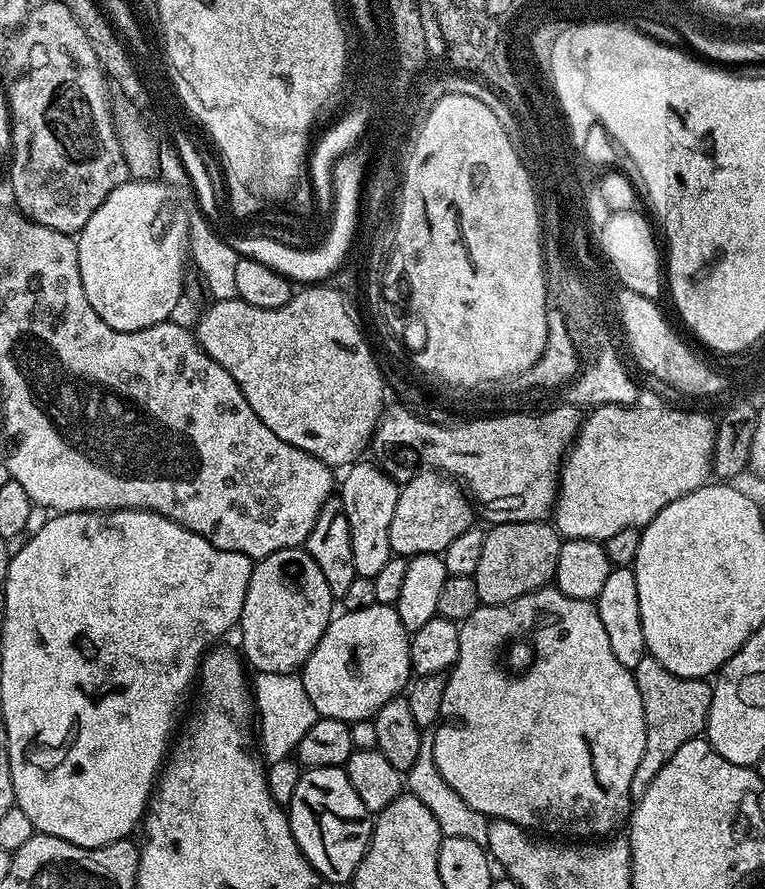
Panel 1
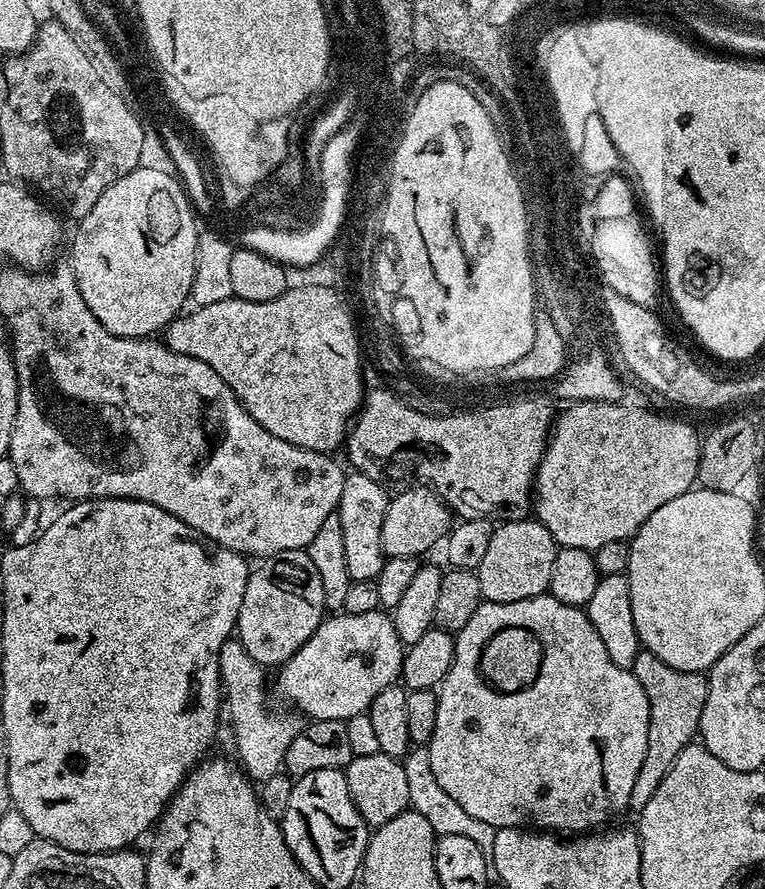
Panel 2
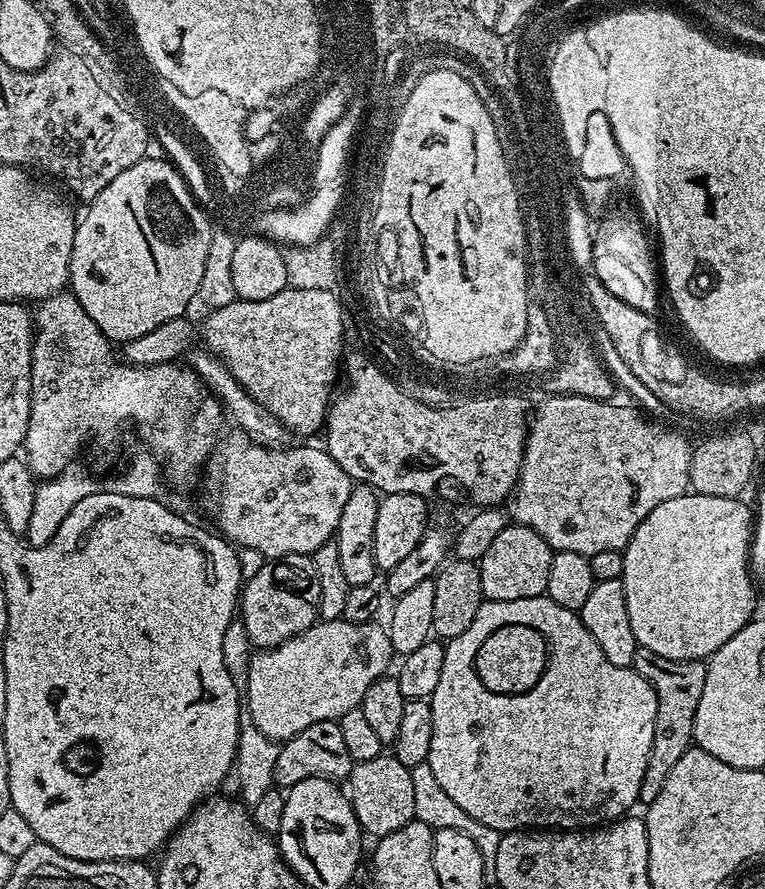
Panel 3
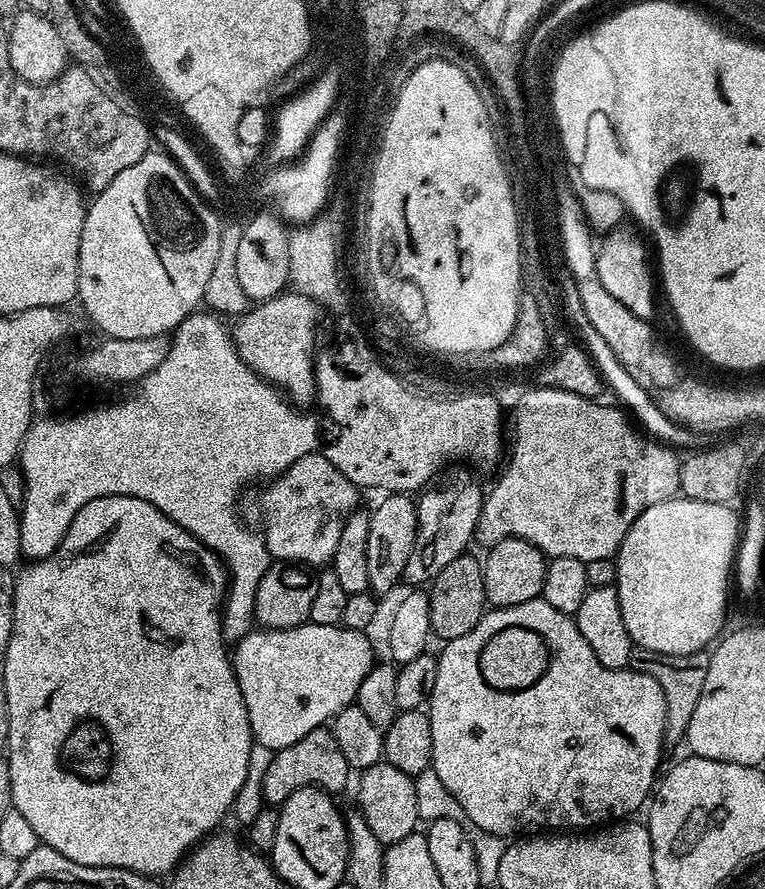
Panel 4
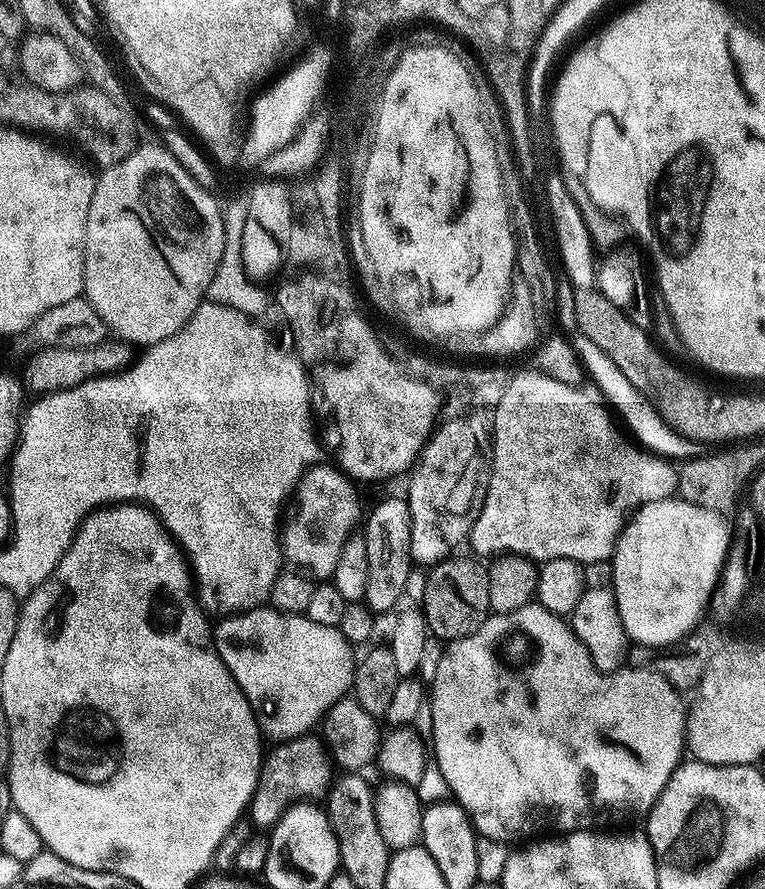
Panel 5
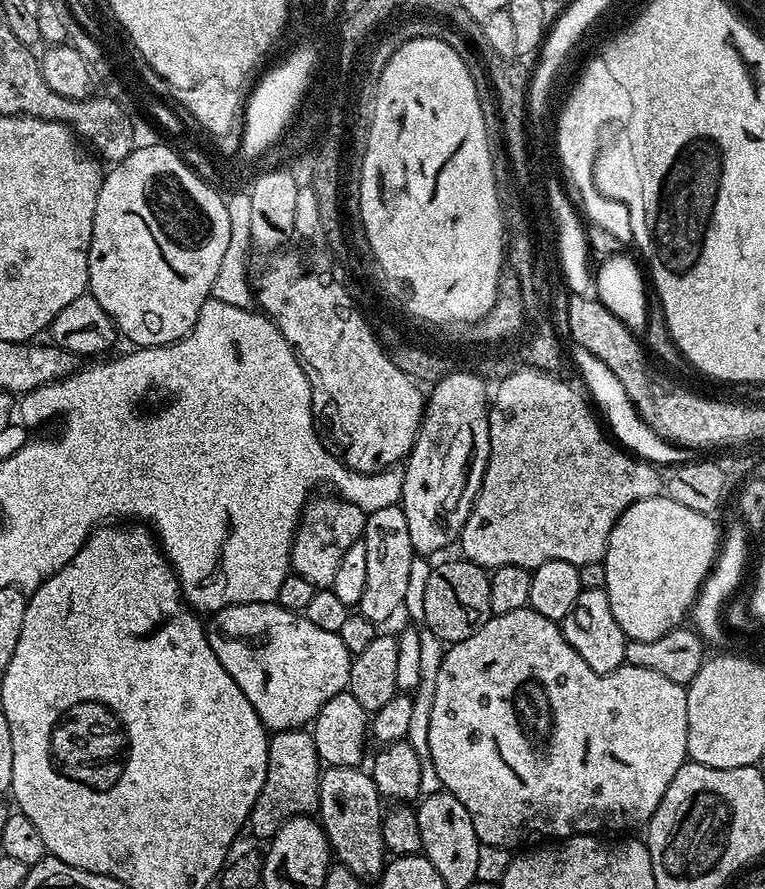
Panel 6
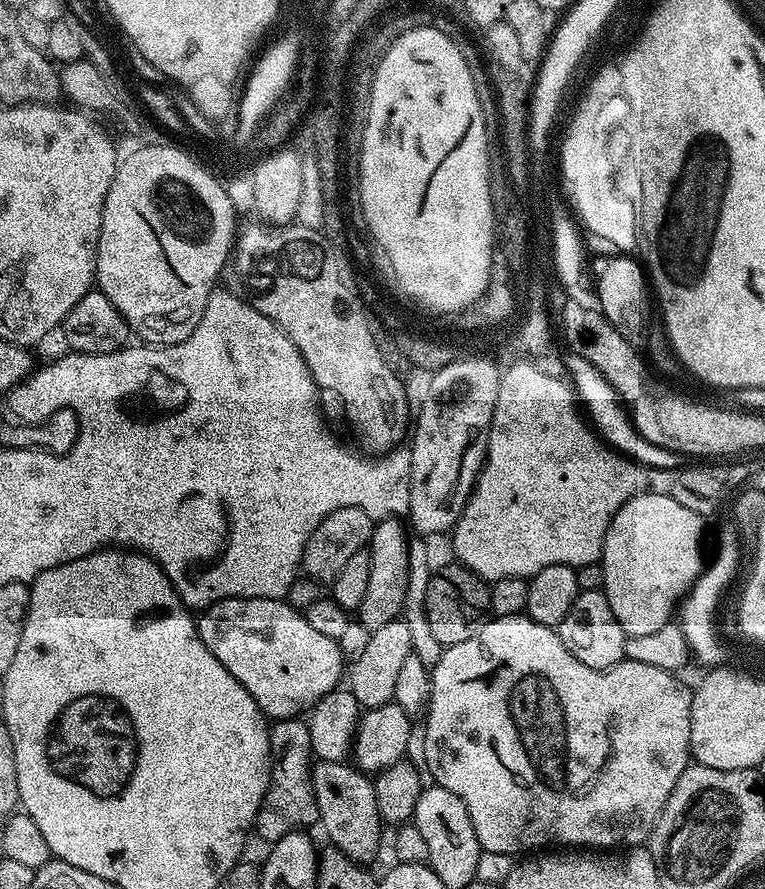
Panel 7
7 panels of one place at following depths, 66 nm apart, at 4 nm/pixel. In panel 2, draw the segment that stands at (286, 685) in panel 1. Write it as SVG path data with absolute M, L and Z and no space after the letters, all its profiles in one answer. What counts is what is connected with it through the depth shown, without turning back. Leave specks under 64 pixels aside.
M238 638L228 640L218 654L220 686L226 697L226 716L232 719L232 736L236 739L235 759L253 782L274 778L282 771L286 750L300 733L302 720L295 711L287 710L279 716L268 705L268 688L264 685L265 669L246 654L246 646Z

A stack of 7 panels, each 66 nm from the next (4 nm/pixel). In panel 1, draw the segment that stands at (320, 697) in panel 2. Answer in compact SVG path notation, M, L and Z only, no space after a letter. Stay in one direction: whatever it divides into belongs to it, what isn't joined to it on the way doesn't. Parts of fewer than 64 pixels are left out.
M391 604L366 606L366 610L347 610L333 615L328 624L326 634L314 646L310 658L302 669L302 679L306 686L306 694L310 694L310 702L314 702L317 717L334 718L335 720L366 720L375 717L376 712L395 696L407 689L414 673L410 662L410 634L402 626L402 618L398 618L395 607Z

